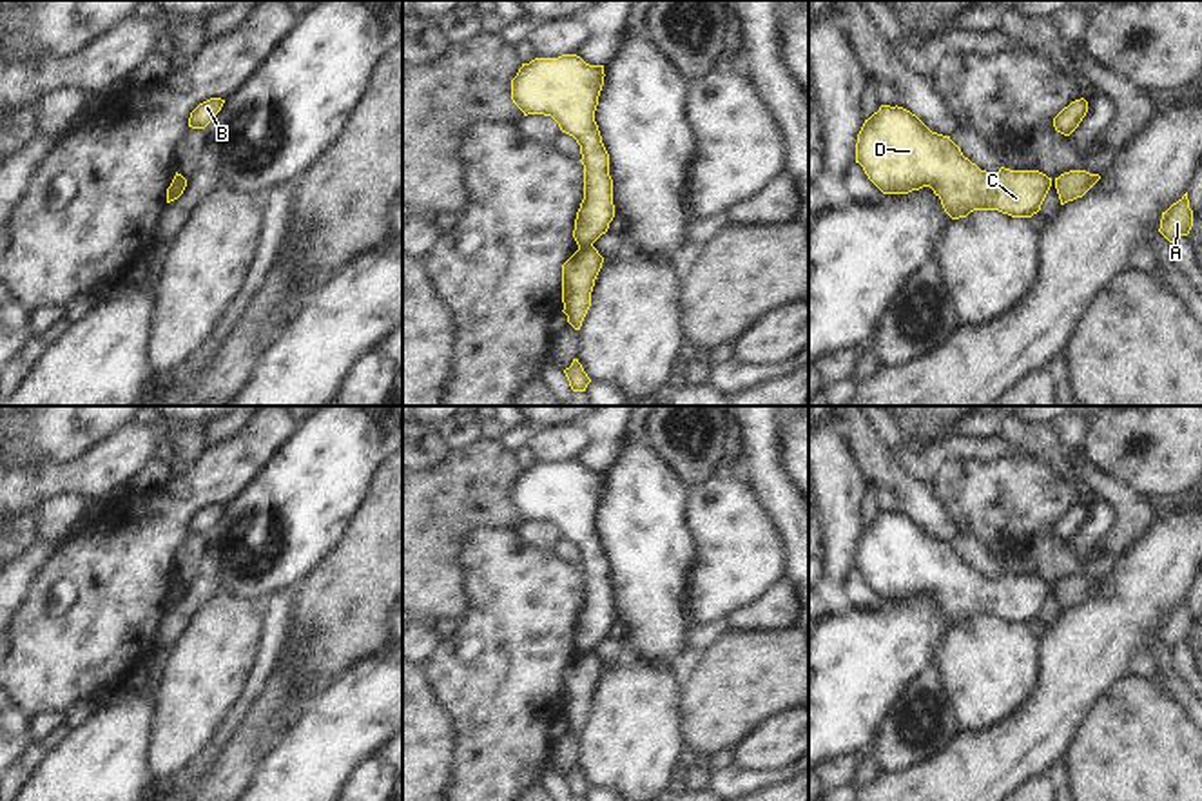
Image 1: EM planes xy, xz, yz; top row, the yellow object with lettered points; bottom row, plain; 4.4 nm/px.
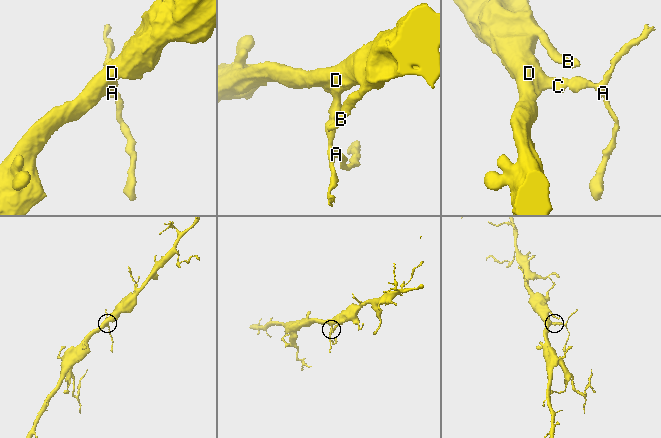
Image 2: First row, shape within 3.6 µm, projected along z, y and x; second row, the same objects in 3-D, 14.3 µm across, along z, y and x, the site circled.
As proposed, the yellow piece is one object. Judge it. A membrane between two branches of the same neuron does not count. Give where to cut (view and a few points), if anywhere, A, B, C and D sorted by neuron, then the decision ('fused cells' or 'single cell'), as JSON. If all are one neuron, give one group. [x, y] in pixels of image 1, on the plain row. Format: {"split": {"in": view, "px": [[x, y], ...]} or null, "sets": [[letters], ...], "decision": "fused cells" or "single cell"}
{"split": {"in": "xz", "px": [[591, 649], [579, 655]]}, "sets": [["A"], ["B", "C", "D"]], "decision": "fused cells"}

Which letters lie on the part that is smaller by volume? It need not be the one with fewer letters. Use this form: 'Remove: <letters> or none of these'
Remove: A

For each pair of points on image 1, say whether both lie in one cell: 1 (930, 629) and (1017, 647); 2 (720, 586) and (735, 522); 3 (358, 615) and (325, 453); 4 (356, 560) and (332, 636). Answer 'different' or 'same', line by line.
1: different
2: same
3: different
4: same

